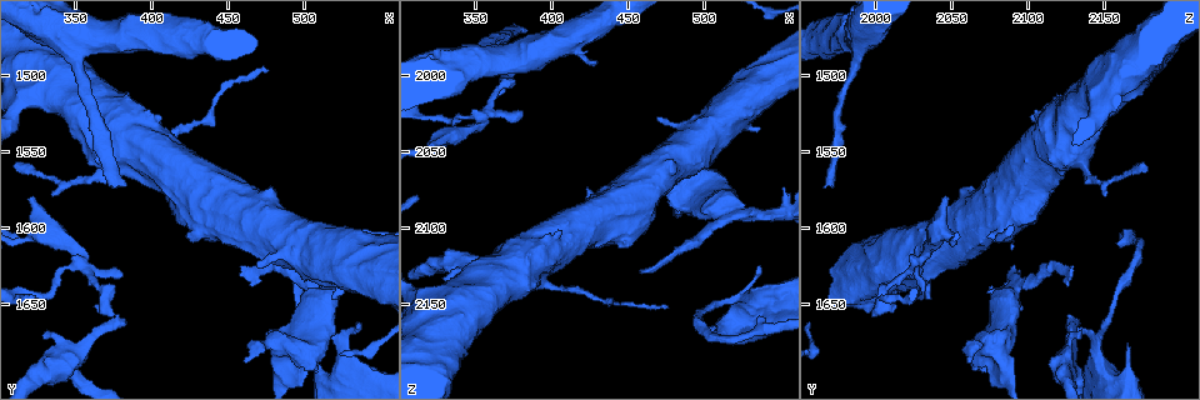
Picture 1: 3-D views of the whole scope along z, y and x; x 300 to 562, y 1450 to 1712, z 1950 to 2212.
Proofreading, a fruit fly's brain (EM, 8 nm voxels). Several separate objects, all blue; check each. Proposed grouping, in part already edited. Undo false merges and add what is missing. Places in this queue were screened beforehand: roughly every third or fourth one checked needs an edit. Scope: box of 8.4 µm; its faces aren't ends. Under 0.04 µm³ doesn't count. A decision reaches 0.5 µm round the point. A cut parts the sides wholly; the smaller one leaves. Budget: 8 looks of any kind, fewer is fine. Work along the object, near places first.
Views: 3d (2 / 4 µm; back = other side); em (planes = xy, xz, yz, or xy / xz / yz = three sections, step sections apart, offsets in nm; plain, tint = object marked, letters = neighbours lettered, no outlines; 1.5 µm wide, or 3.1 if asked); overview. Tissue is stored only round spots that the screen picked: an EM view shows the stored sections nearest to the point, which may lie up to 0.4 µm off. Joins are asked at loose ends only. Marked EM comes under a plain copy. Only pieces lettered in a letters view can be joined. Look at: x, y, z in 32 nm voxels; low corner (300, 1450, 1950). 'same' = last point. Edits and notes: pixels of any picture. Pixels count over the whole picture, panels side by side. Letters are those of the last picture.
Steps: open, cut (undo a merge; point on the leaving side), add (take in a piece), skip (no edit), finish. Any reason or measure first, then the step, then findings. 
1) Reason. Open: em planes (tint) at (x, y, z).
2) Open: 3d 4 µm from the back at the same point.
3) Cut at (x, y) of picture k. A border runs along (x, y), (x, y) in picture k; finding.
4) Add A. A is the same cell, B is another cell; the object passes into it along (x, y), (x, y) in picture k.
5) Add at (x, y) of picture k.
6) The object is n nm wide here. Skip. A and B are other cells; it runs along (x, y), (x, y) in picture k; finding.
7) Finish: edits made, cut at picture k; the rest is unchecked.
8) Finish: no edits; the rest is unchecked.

An open end. Open: em planes (tint) at (380, 1572, 1970).

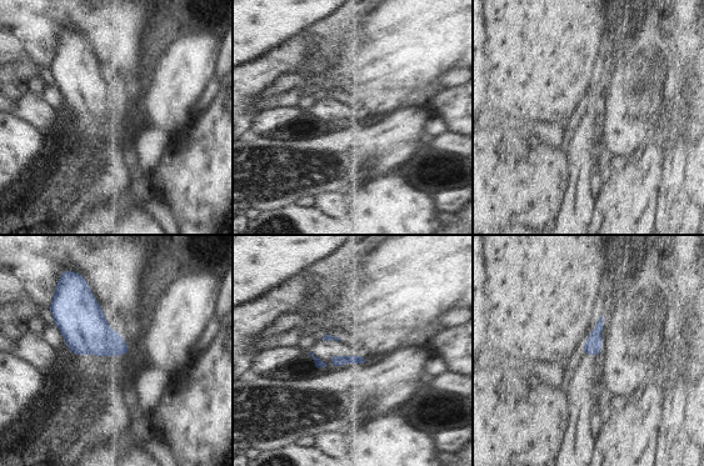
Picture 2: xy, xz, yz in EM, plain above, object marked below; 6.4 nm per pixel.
Open: em planes (letters) at the same point.

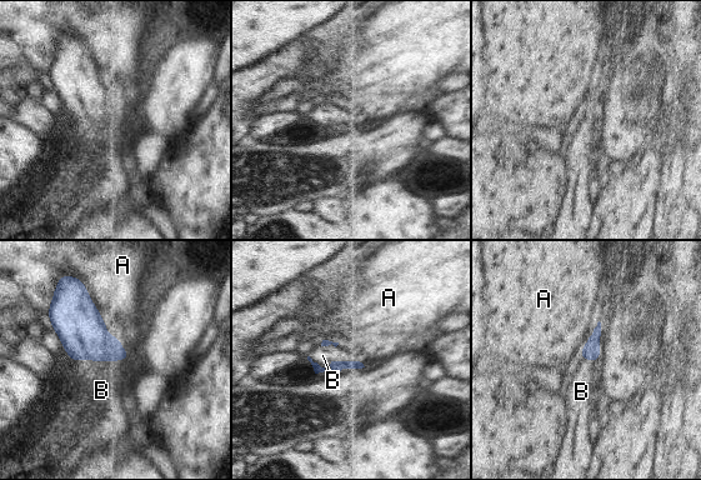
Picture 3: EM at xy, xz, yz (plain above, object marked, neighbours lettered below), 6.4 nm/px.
The longest contact is with A, 600 nm. Add B. B is the same cell, A is another cell; it goes on there.

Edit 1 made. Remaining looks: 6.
Redraw. Open: overview.

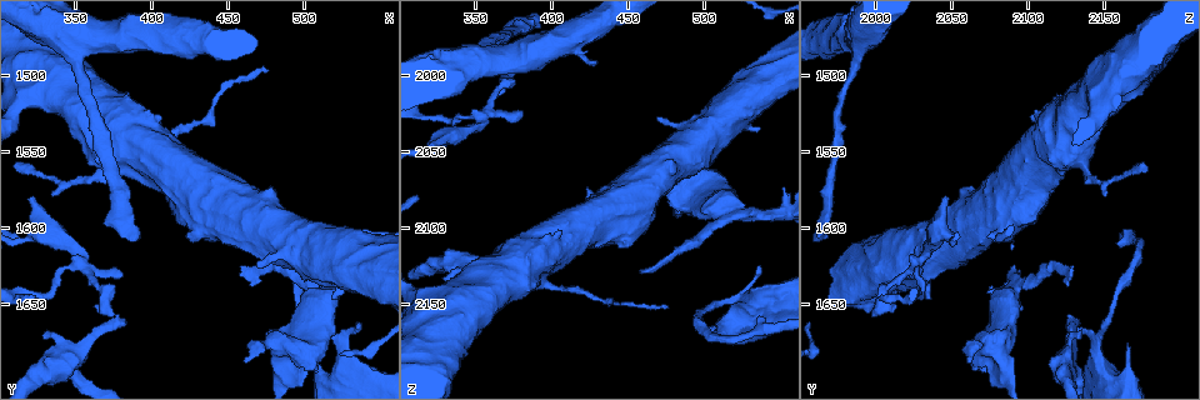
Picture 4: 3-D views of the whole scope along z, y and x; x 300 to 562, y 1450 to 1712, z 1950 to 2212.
An open end. Open: 3d 4 µm at (322, 1580, 2044).

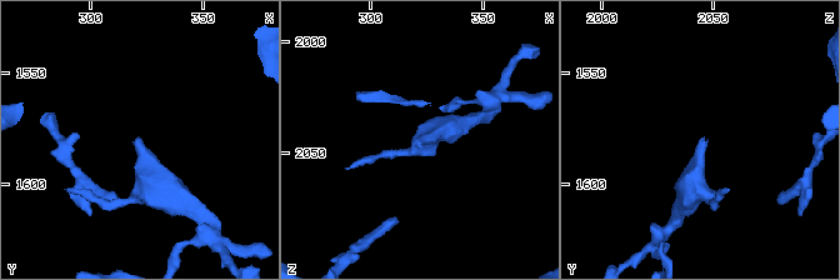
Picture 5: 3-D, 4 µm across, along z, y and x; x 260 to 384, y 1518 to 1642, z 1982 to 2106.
Shape alone is not enough. Open: em yz step 8 (letters) at (320, 1579, 2045).

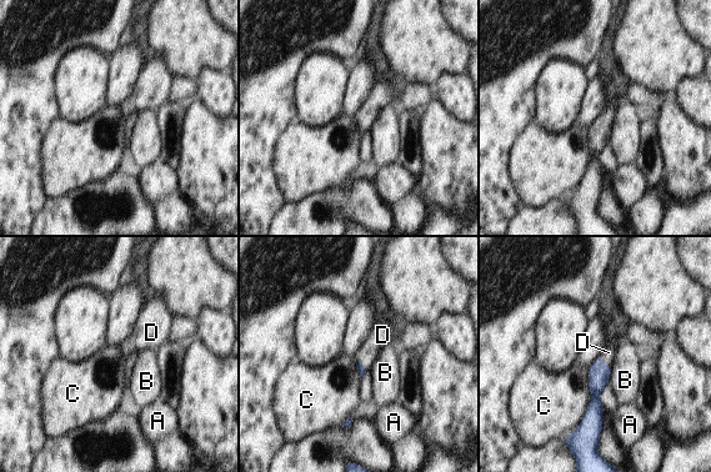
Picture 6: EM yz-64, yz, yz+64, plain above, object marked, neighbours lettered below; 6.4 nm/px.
Open: em planes (letters) at the same point.

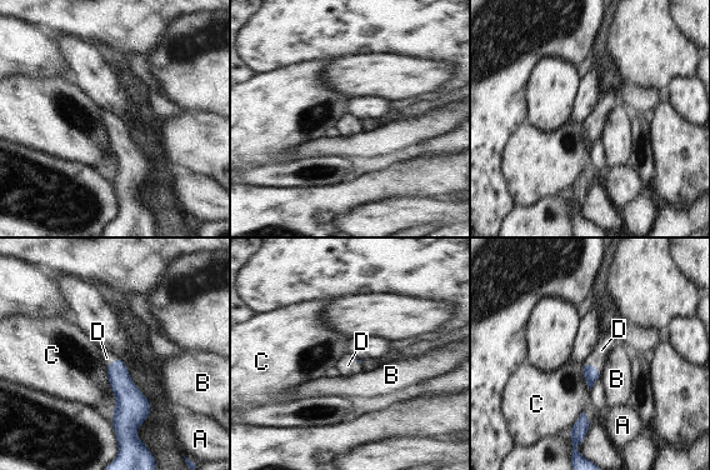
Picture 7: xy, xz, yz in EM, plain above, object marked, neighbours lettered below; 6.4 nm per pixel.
Add D. D is the same cell, A, B and C are other cells; the object passes into it along (589, 373), (594, 368), (598, 358) in picture 7; the neuron continues.

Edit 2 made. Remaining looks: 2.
Finish: edits made, add at picture 3, add at picture 7; the rest is unchecked.

